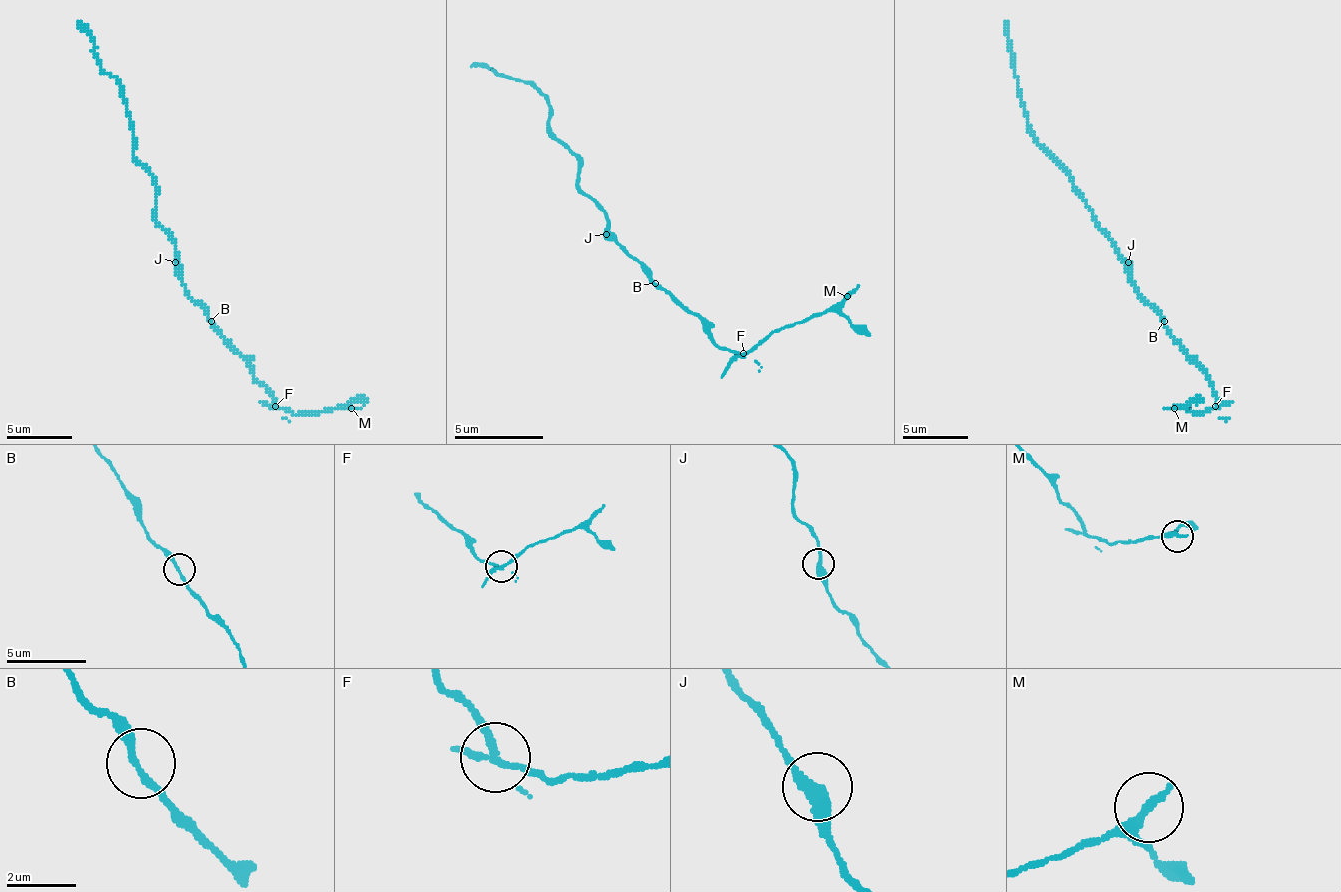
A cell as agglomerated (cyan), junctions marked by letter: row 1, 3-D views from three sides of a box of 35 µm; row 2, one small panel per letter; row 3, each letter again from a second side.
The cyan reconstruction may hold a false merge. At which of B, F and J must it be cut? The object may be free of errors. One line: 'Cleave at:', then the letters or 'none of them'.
Cleave at: F

